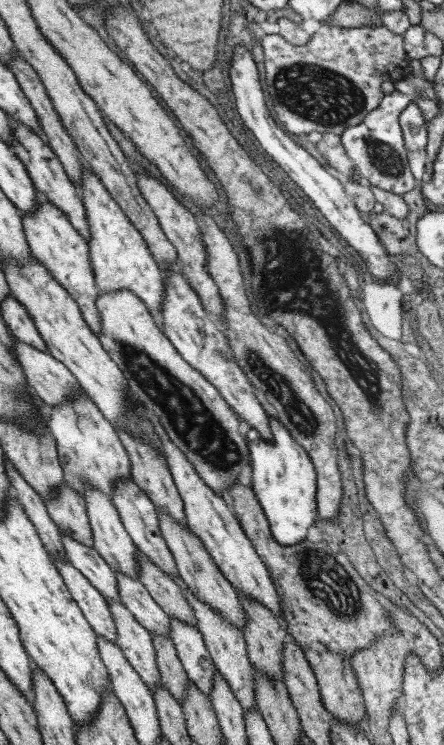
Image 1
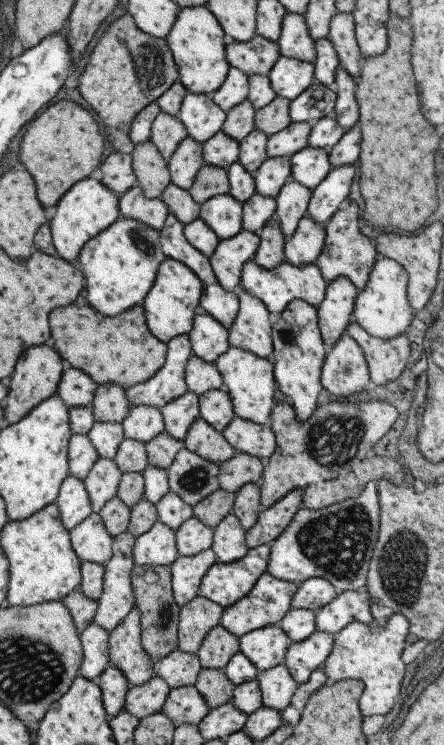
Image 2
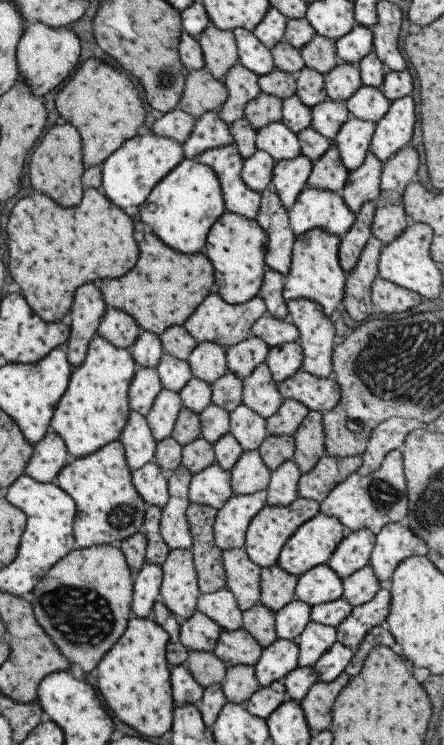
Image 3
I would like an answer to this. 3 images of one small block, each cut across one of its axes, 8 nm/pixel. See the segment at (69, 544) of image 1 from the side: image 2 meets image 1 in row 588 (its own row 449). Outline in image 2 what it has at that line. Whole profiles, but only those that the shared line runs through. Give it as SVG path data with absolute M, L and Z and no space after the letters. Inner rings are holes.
M95 421L86 435L95 447L98 458L113 459L124 439L124 430L120 422Z

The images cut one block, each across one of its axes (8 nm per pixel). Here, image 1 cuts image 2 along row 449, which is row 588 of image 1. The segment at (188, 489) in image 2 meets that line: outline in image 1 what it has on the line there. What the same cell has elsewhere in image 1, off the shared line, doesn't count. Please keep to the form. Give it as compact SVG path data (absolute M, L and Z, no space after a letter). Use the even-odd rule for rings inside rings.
M173 576L173 582L177 583L187 603L193 609L193 617L197 619L195 628L199 631L202 636L204 647L208 650L209 656L211 657L212 664L215 666L216 672L221 674L221 678L228 684L228 688L233 692L233 696L238 700L239 706L243 710L253 710L256 708L255 704L255 686L253 684L253 666L249 662L245 641L242 637L242 632L237 630L233 624L225 622L221 618L221 614L213 612L209 606L199 602L185 586L185 582L181 580L179 576Z

